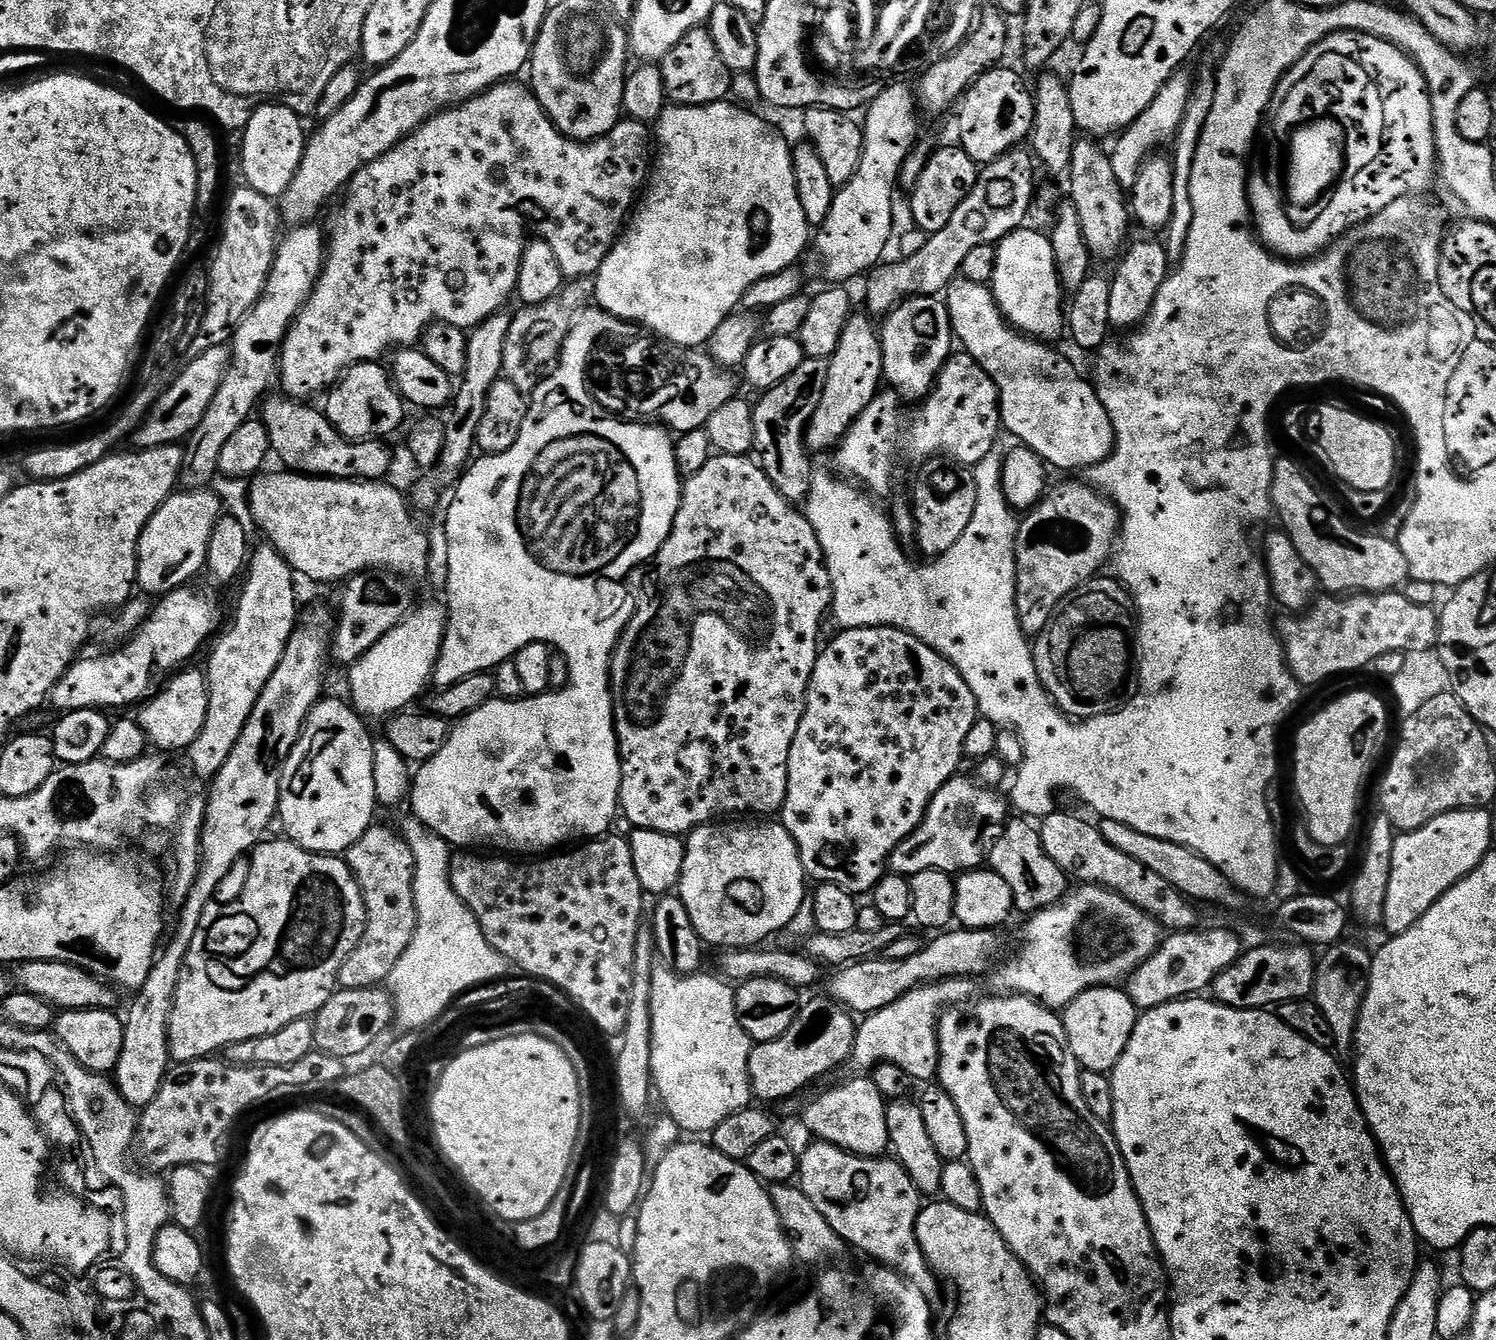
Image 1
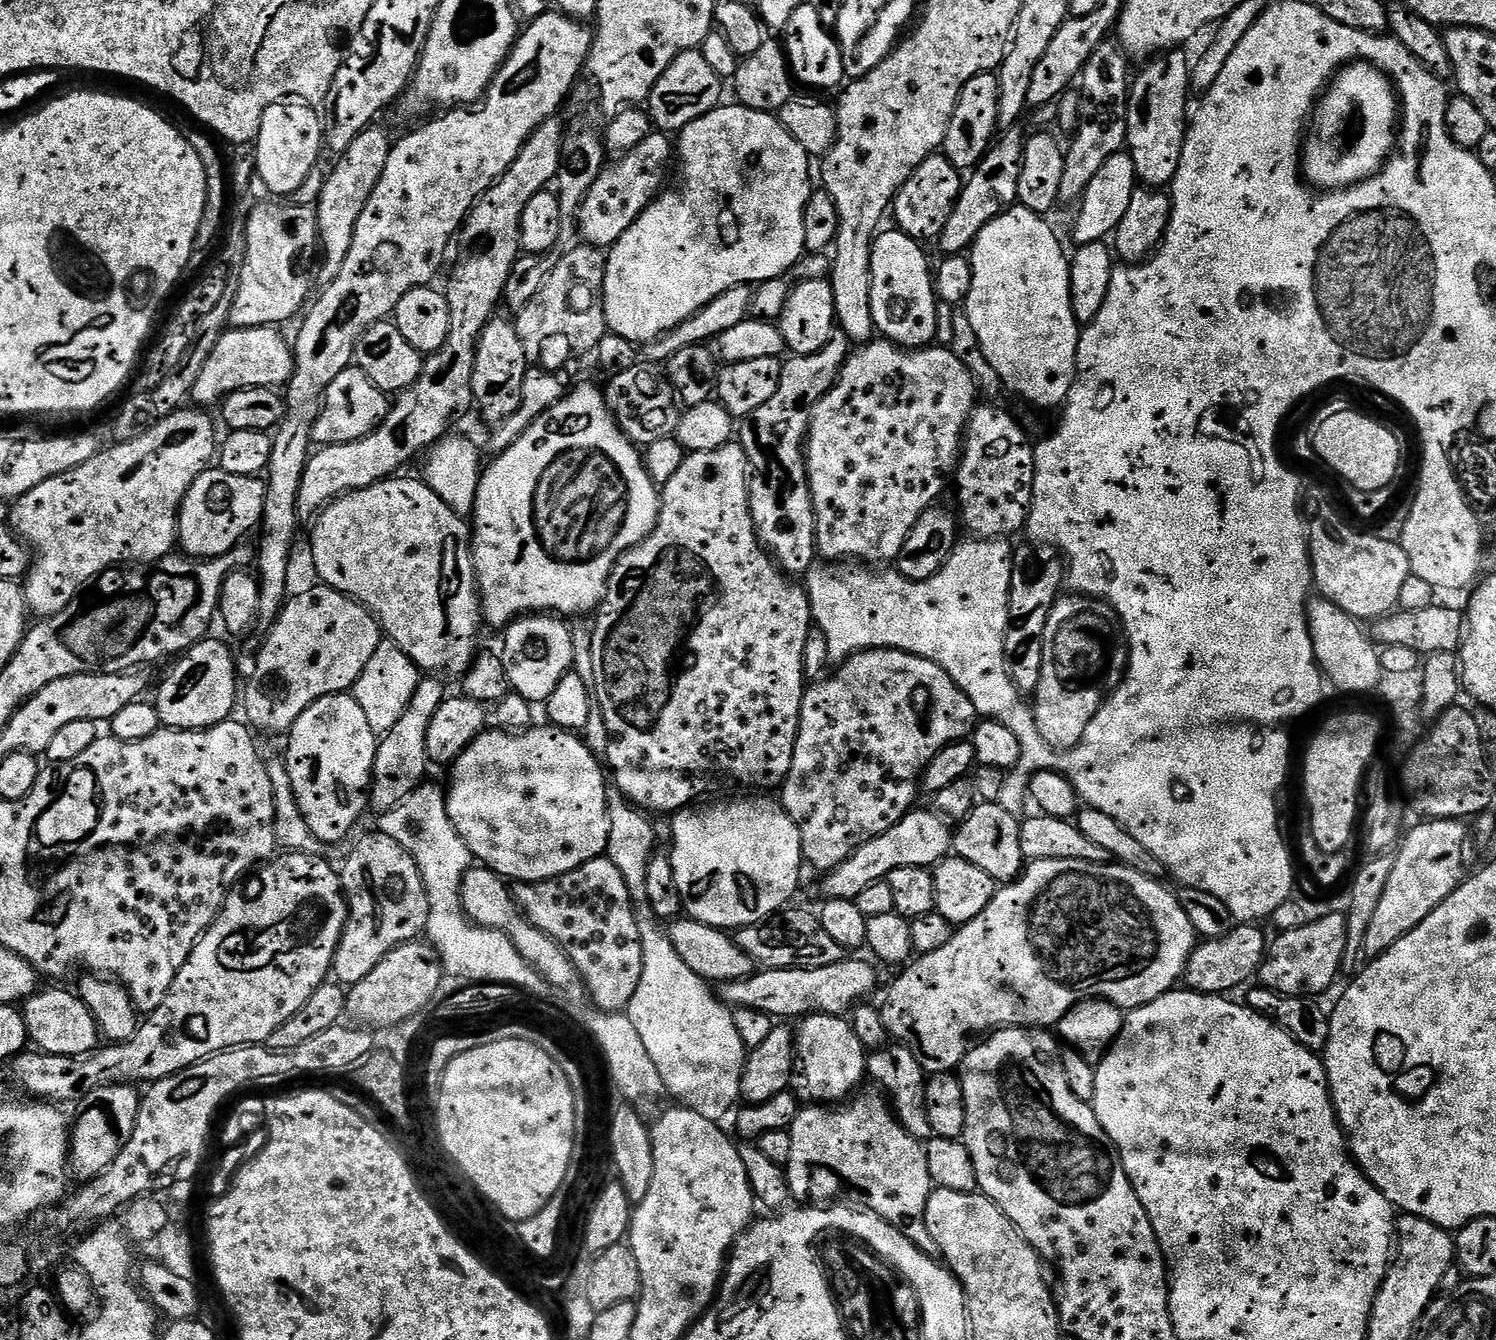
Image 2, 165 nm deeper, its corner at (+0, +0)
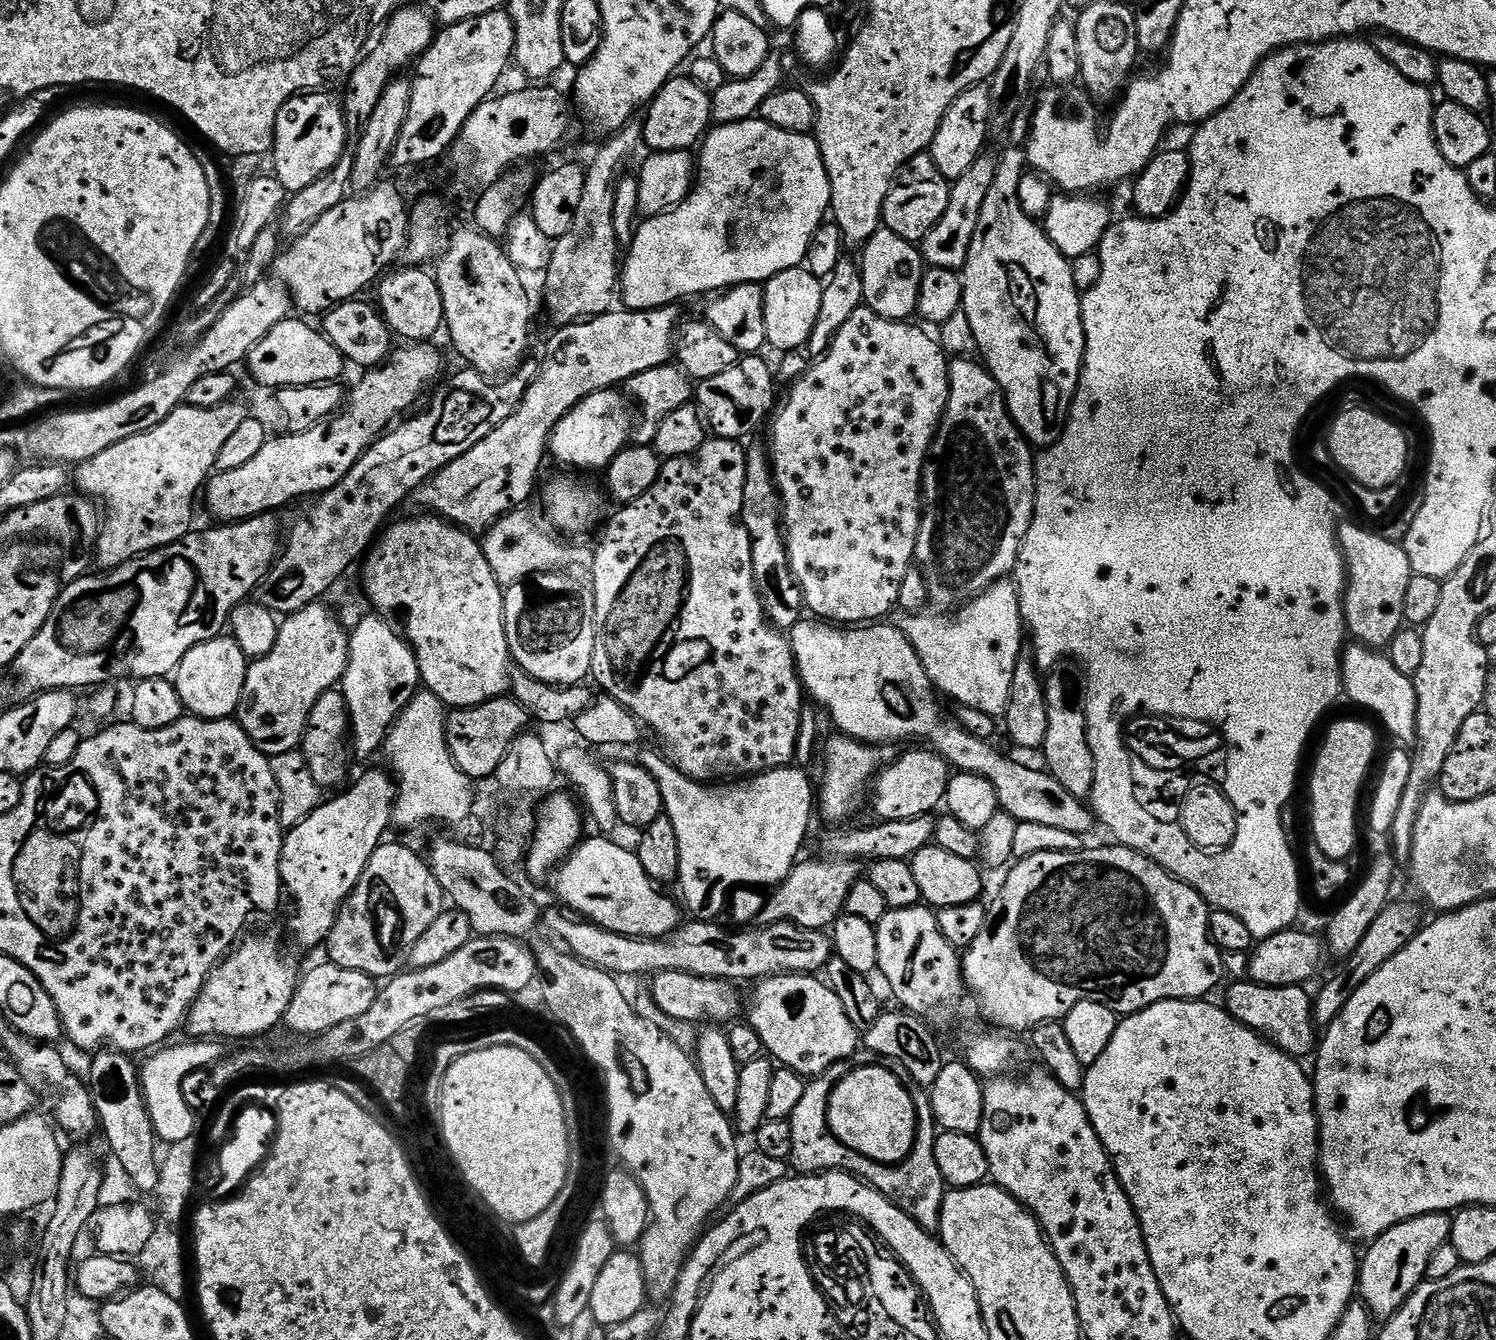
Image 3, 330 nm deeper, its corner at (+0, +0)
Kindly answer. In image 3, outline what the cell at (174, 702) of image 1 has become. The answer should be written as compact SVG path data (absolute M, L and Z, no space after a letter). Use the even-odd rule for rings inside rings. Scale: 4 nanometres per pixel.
M231 635L215 636L210 642L194 646L182 658L174 673L178 698L193 717L202 720L227 720L235 713L242 698L242 690L248 673L249 657L242 654L238 642Z

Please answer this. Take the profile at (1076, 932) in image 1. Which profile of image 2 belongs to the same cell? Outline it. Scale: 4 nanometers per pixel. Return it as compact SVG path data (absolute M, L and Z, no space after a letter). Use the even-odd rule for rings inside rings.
M1033 860L1025 867L1022 875L1008 883L1005 883L1003 887L997 891L996 895L992 897L992 901L986 906L986 910L982 910L982 914L978 914L978 918L974 918L968 924L961 924L952 933L952 940L946 942L946 946L942 946L942 950L934 950L930 954L925 956L917 955L915 959L911 961L903 969L904 973L897 978L892 984L892 989L888 992L888 1001L882 1004L880 1013L882 1018L886 1022L886 1030L889 1037L893 1041L899 1042L904 1045L905 1048L910 1049L914 1054L914 1058L918 1058L918 1062L923 1066L925 1073L931 1074L934 1072L956 1072L960 1065L964 1062L964 1057L968 1055L970 1047L970 1041L968 1039L971 1036L979 1037L981 1034L991 1034L1002 1028L1042 1028L1045 1030L1051 1029L1053 1026L1059 1025L1060 1019L1067 1014L1074 1005L1079 1004L1081 1000L1109 1000L1112 1004L1116 1005L1121 1010L1131 1010L1134 1008L1141 1008L1146 1006L1150 1002L1154 1002L1158 997L1164 996L1167 992L1173 991L1183 981L1184 971L1188 968L1188 963L1192 957L1192 951L1196 949L1198 943L1198 937L1194 926L1190 922L1190 918L1186 916L1186 910L1182 906L1179 895L1175 891L1171 892L1167 888L1167 883L1150 878L1146 874L1138 874L1138 870L1133 868L1127 868L1124 864L1117 864L1115 862L1105 862L1102 864L1095 864L1089 860Z

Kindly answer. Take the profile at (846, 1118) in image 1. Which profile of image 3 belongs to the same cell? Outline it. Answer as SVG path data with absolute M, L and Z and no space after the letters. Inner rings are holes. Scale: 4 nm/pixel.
M819 975L765 976L753 988L756 989L746 1008L746 1020L758 1030L765 1053L777 1065L794 1070L799 1076L815 1078L838 1062L851 1060L861 1047L861 1029L846 1018L838 994Z

